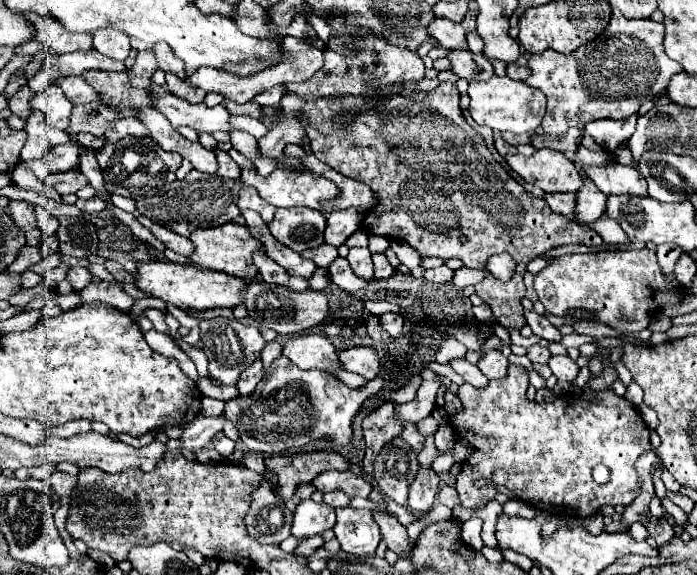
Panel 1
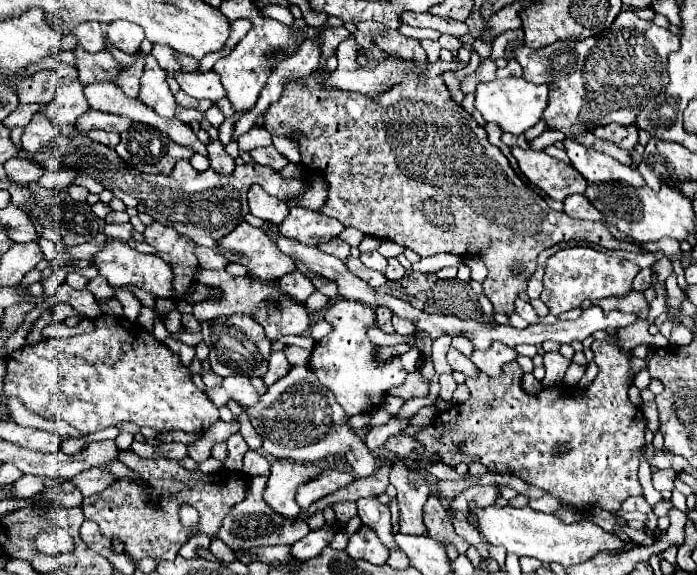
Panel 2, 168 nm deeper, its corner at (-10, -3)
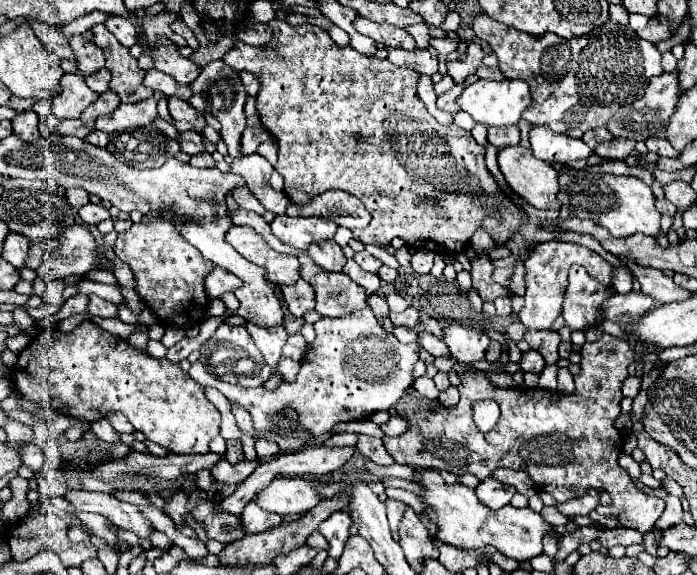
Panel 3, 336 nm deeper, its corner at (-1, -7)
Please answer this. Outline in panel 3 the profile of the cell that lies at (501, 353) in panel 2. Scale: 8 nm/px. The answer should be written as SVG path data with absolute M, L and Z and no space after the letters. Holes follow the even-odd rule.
M449 324L443 328L443 342L447 344L451 356L463 364L483 360L489 346L489 338L485 334L461 324Z

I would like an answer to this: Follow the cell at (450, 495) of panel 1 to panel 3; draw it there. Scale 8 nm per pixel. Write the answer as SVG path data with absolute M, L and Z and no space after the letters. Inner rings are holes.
M487 478L483 480L479 486L477 486L477 496L481 500L481 504L485 504L487 508L491 510L499 510L503 506L507 506L513 498L517 490L513 486L507 486L507 484L501 484L493 478Z

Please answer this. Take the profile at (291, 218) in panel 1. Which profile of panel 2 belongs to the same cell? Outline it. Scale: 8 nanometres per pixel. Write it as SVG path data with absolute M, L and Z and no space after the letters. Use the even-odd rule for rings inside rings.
M292 206L290 214L278 228L282 236L298 240L300 244L306 246L318 246L322 242L328 242L344 230L344 226L334 218L328 218L322 212L314 212L300 206Z

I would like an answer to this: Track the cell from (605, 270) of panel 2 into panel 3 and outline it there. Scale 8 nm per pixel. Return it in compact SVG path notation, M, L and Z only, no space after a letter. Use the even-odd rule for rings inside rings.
M543 242L539 244L529 260L525 262L525 306L523 310L517 314L519 320L527 326L527 328L551 328L551 324L557 320L559 312L561 312L561 304L563 304L563 294L568 285L568 272L571 264L581 264L585 266L585 270L589 270L589 274L603 282L603 286L611 284L611 266L593 250L573 244L573 242Z

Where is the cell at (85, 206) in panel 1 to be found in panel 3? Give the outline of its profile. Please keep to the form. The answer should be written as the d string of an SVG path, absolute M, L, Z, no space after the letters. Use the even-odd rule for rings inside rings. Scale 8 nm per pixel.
M87 204L87 206L83 206L83 208L79 210L79 216L83 218L85 224L91 224L91 226L97 224L97 222L101 222L101 220L111 218L109 210L107 210L105 206L101 206L101 204Z

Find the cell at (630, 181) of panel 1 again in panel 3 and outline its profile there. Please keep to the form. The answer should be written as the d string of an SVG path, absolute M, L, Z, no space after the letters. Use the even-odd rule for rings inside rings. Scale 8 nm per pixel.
M531 126L529 142L533 154L545 162L581 160L593 152L583 140L575 140L565 134L555 134L547 126Z

